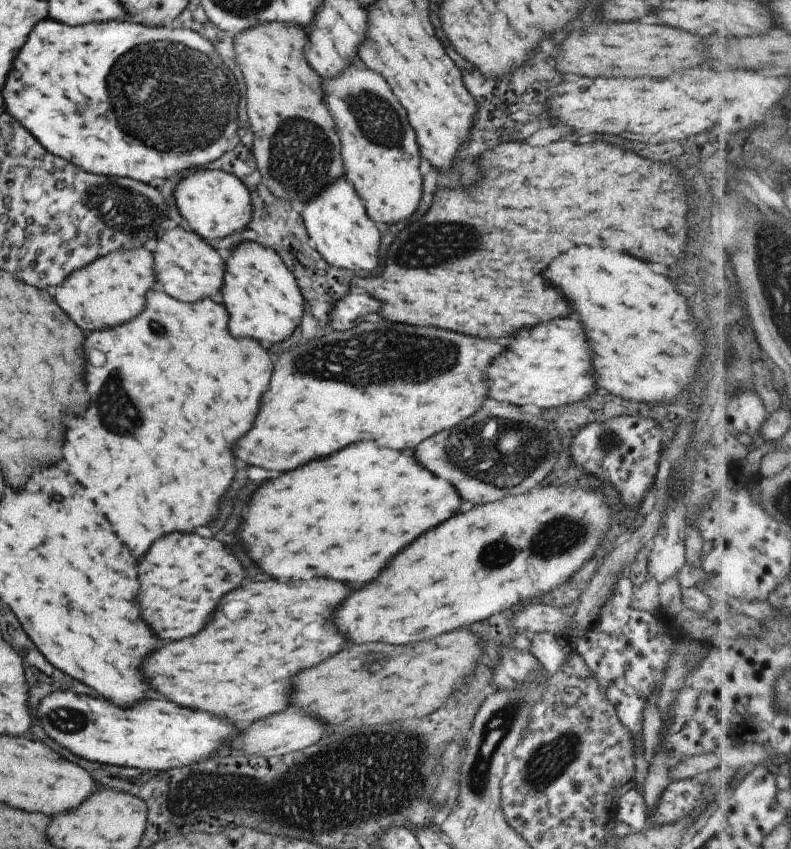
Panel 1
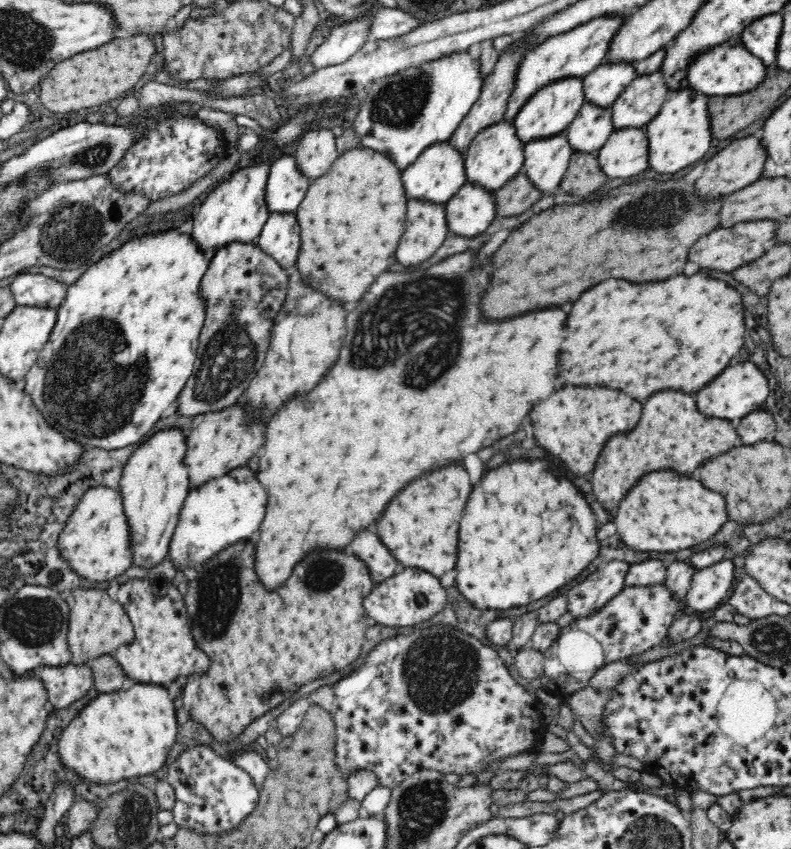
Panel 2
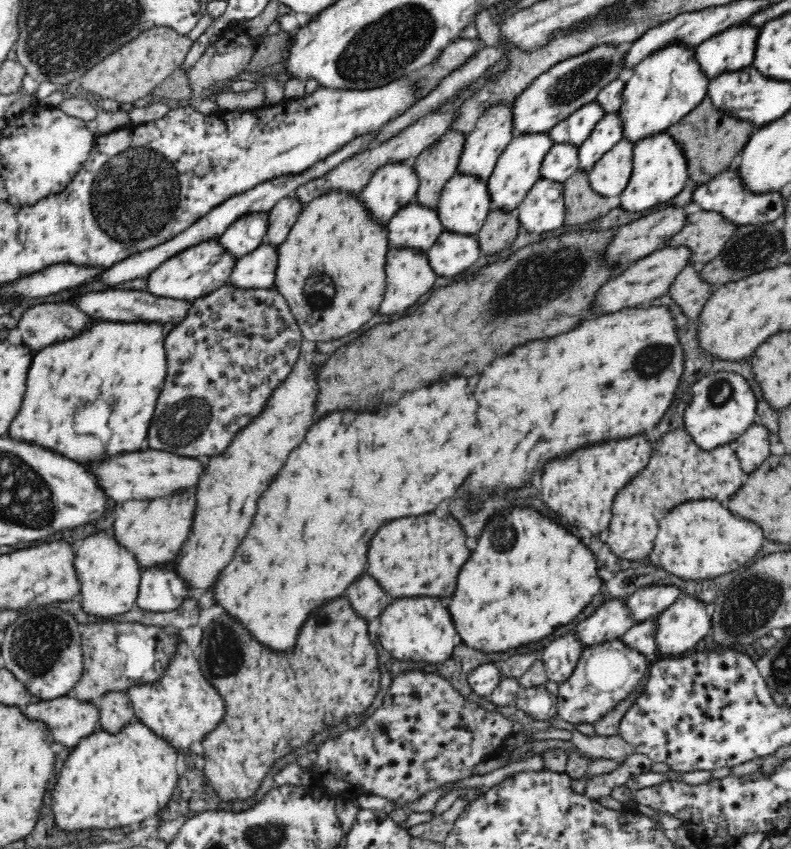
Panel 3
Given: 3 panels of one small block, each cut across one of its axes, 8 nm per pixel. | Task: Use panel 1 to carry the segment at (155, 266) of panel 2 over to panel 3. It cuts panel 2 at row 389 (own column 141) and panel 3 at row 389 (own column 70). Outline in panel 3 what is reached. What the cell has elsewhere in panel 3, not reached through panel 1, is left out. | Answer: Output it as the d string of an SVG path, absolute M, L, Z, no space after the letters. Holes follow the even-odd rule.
M143 320L94 322L64 342L34 351L26 396L18 416L10 423L8 435L70 456L80 464L84 458L106 458L140 450L166 380L165 332L163 324ZM90 410L94 416L108 412L106 428L110 428L110 438L106 444L104 434L98 434L98 438L74 436L74 432L82 432L78 424L80 416Z

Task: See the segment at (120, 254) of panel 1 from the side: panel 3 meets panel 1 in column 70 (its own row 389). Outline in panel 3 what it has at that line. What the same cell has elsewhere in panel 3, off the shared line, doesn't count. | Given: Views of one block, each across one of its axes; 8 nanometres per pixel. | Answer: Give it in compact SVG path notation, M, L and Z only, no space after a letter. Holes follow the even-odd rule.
M318 350L312 352L311 361L307 363L305 352L300 352L290 374L270 392L264 410L234 434L226 450L209 457L196 492L194 526L176 558L176 570L190 588L208 590L216 582L218 574L232 560L234 550L246 536L260 494L268 488L284 466L288 454L300 446L308 428L314 424L314 404L318 398L317 370L324 365L315 359L319 353Z

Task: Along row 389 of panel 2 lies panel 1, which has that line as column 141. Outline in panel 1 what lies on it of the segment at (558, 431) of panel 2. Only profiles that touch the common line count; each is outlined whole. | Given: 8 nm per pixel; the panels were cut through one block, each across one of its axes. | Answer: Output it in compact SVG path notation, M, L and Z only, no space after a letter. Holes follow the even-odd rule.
M169 534L169 538L159 538L149 546L149 552L139 562L139 582L141 582L141 612L149 628L165 638L179 640L185 636L193 636L209 622L219 598L229 590L239 586L239 580L245 578L245 570L239 566L239 560L231 554L229 548L223 552L223 544L217 540L201 538L197 534Z

